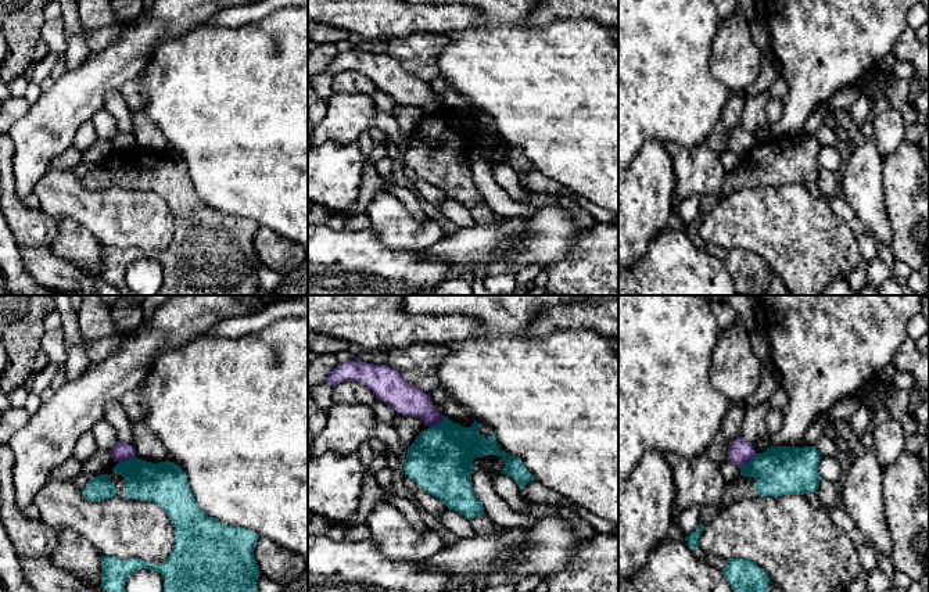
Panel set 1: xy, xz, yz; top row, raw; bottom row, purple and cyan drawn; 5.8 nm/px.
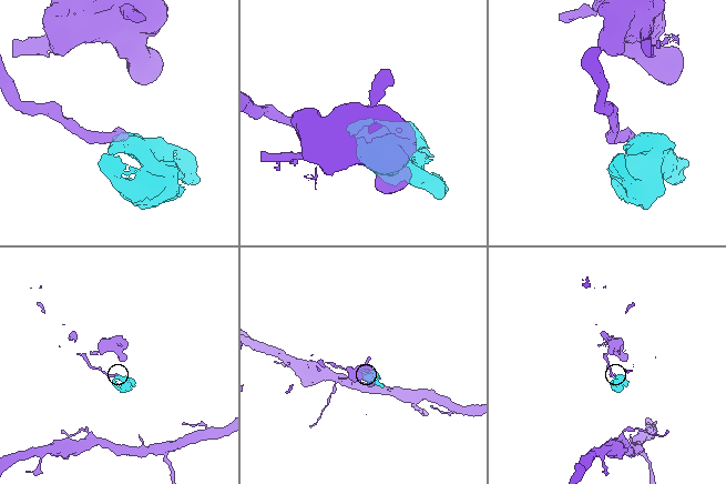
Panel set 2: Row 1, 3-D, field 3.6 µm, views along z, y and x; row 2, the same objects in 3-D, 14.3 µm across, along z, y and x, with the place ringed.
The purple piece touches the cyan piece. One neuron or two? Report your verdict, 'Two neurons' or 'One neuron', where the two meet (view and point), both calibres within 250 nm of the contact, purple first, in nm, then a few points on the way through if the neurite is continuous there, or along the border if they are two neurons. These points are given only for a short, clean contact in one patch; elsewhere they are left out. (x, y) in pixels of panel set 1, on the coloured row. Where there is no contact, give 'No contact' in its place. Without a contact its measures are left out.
Two neurons. Touches purple at xy (126, 459). Thickness 110 nm (purple) against 240 nm. Boundary: xy (135, 456), (118, 463)

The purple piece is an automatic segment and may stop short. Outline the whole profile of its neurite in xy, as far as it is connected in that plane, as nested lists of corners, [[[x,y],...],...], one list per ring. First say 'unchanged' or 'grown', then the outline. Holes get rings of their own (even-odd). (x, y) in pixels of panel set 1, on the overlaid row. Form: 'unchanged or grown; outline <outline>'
unchanged; outline [[[116,442],[116,445],[110,451],[114,462],[122,463],[136,458],[136,451],[132,445]]]

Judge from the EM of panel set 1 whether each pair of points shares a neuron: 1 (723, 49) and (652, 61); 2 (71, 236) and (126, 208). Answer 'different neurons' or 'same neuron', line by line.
1: different neurons
2: different neurons

